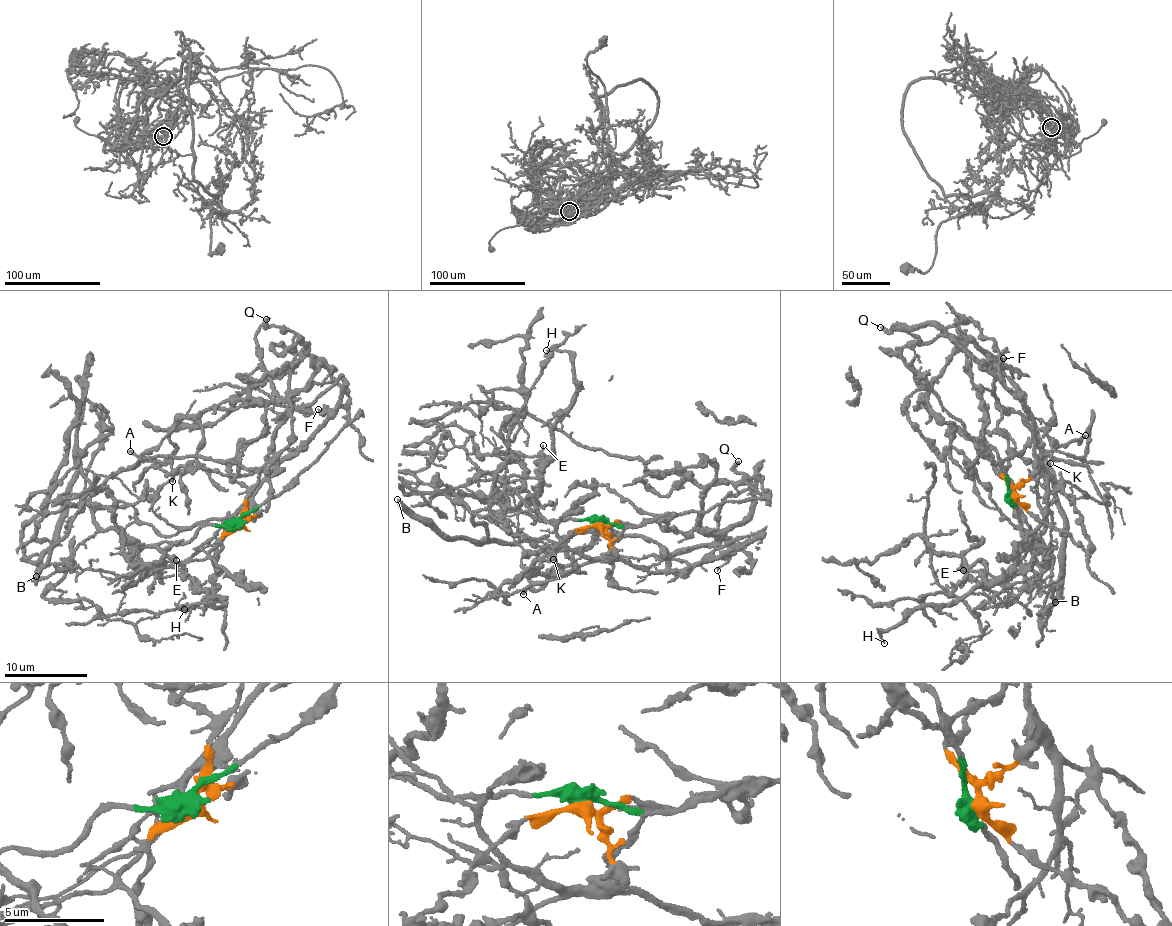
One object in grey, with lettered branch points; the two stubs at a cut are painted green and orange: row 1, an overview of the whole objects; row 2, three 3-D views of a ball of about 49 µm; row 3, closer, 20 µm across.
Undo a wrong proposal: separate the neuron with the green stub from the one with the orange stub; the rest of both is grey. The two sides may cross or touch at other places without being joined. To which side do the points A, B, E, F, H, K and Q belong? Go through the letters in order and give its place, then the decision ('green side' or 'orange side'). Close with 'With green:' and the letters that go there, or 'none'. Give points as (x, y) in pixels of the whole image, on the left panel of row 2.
A: at (130, 451); orange side
B: at (36, 576); green side
E: at (176, 560); green side
F: at (318, 409); orange side
H: at (184, 609); green side
K: at (172, 481); orange side
Q: at (266, 319); orange side
With green: B, E, H

